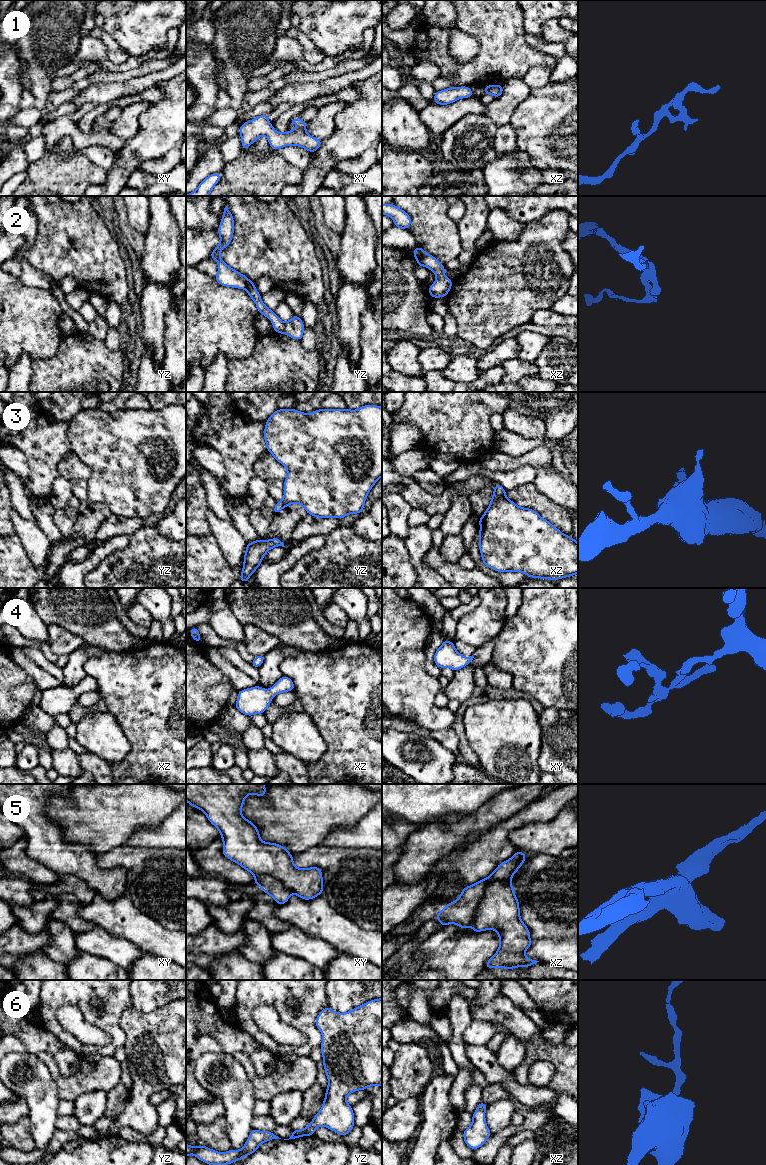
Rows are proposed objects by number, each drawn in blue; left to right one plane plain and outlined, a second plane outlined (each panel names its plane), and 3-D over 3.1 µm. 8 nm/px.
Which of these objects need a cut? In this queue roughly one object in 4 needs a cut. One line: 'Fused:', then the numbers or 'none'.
Fused: 2, 5

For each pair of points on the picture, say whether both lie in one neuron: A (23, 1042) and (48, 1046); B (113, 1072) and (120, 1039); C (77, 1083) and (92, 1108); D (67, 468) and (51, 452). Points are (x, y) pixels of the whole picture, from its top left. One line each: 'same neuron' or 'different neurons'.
A: same neuron
B: different neurons
C: different neurons
D: different neurons

